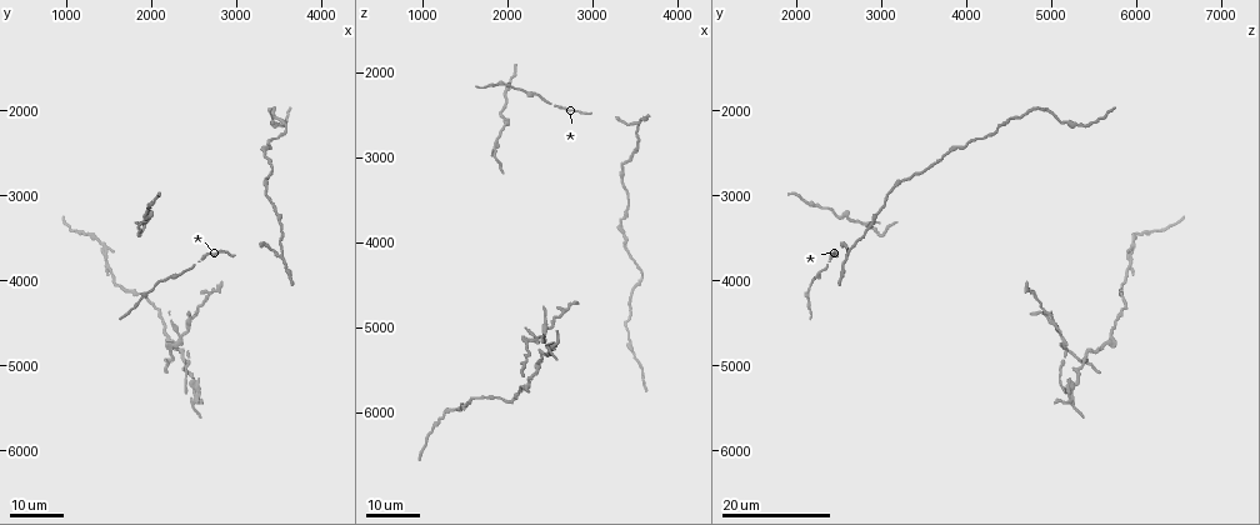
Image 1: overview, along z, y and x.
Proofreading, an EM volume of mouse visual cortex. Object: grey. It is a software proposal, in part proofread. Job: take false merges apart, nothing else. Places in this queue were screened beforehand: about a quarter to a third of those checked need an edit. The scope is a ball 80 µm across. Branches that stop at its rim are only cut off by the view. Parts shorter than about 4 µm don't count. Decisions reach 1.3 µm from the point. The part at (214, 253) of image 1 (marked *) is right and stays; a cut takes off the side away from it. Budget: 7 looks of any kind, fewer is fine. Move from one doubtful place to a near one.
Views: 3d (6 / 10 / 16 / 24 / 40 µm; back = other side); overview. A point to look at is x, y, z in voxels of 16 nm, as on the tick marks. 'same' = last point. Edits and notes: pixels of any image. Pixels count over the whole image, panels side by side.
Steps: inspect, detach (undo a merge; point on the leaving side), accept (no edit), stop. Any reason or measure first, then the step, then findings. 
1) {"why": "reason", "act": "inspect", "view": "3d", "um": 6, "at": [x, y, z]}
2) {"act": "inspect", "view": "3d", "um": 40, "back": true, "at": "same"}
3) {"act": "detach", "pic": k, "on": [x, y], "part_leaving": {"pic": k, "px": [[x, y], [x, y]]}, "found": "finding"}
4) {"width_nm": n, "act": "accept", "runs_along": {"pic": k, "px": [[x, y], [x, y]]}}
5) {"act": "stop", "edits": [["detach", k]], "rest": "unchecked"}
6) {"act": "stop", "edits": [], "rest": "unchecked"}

{"why": "calibre changes", "act": "inspect", "view": "3d", "um": 16, "at": [3500, 3300, 2900]}

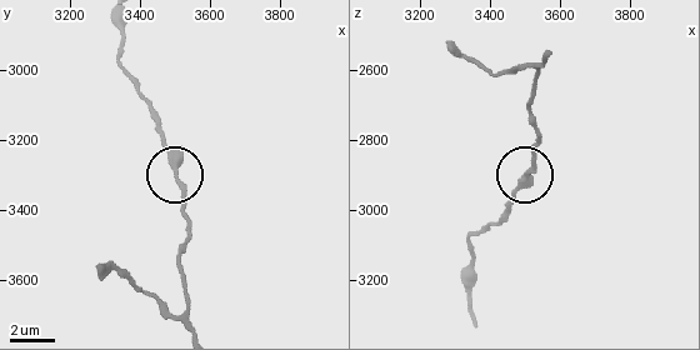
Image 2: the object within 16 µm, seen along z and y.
{"act": "inspect", "view": "3d", "um": 6, "at": [3520, 3340, 2880]}

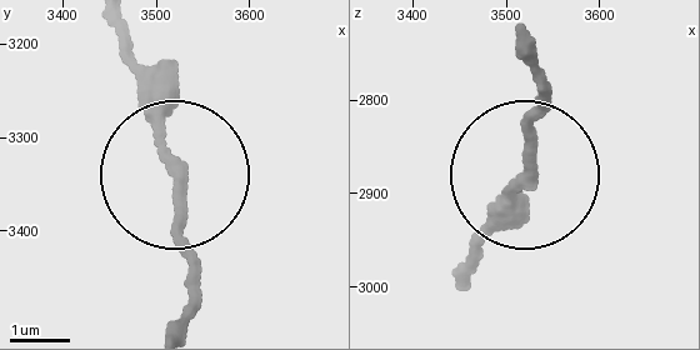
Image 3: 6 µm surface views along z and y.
{"act": "inspect", "view": "3d", "um": 6, "back": true, "at": [3520, 3335, 2885]}

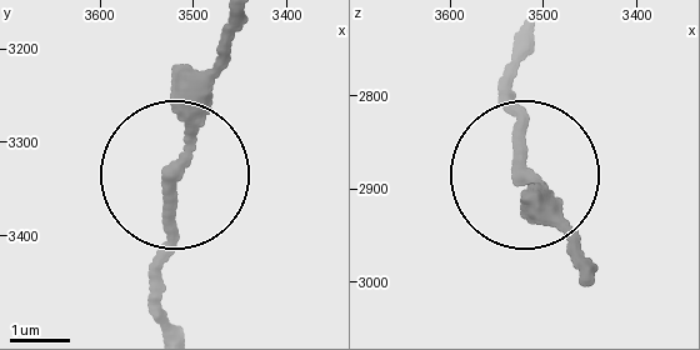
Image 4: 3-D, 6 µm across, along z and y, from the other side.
{"act": "accept", "runs_along": {"pic": 4, "px": [[589, 270], [519, 176], [504, 66]]}, "found": "continuous, no second neuron"}

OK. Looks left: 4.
{"why": "sudden change in width", "act": "inspect", "view": "3d", "um": 16, "at": [1900, 3250, 2550]}

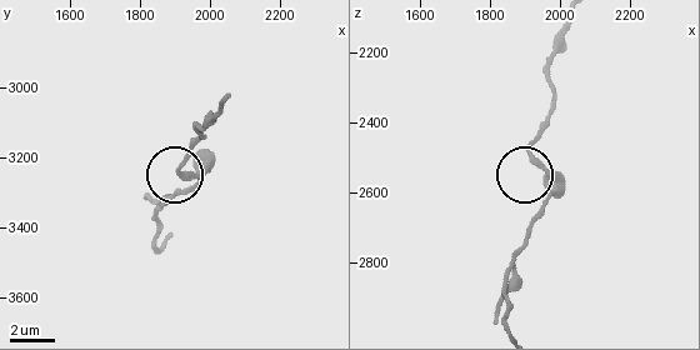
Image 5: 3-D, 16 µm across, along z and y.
{"act": "inspect", "view": "3d", "um": 6, "at": [1940, 3250, 2510]}

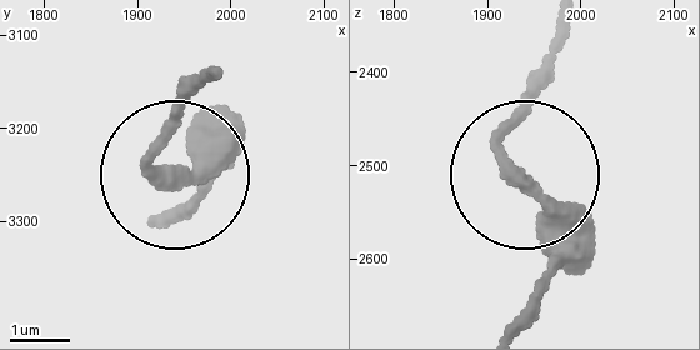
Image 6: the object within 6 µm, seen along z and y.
{"act": "accept", "found": "one neuron here"}

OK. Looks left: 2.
{"why": "three-way junction", "act": "inspect", "view": "3d", "um": 24, "at": [2300, 4650, 5100]}

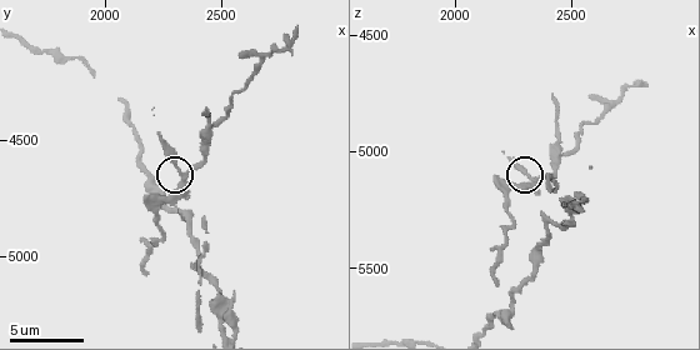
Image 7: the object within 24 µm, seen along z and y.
{"act": "inspect", "view": "3d", "um": 6, "at": [2340, 4640, 5110]}

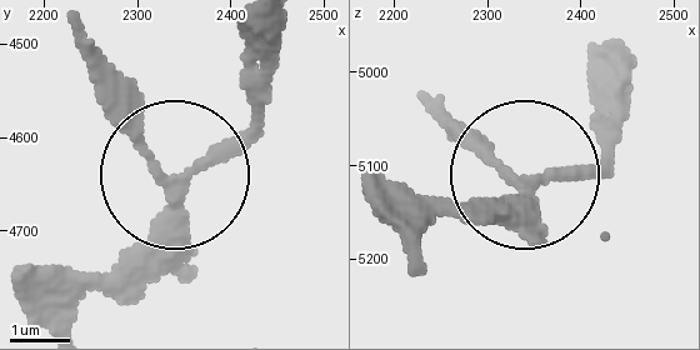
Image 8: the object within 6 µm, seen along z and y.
{"act": "detach", "pic": 8, "on": [165, 274], "found": "a second neuron is stuck on"}

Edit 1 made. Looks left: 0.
{"act": "stop", "edits": [["detach", 8]], "rest": "unchecked"}

